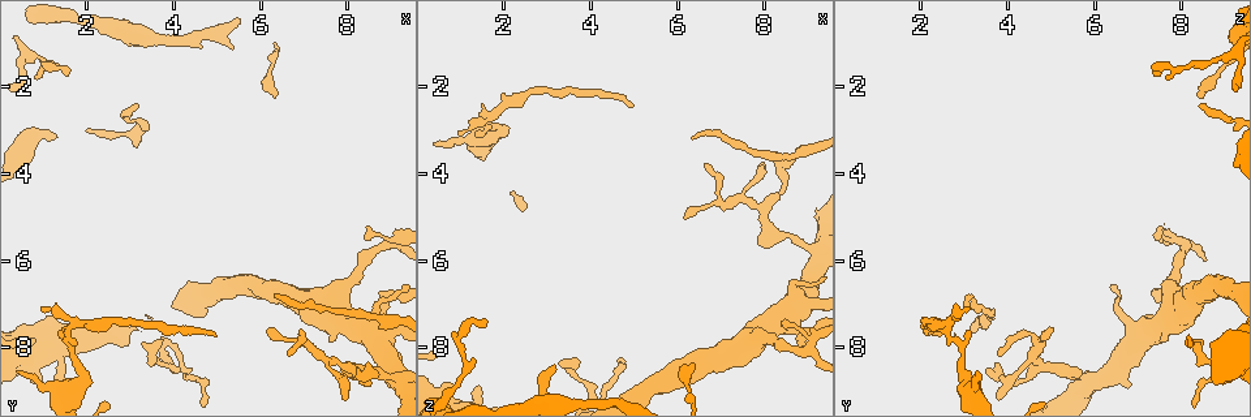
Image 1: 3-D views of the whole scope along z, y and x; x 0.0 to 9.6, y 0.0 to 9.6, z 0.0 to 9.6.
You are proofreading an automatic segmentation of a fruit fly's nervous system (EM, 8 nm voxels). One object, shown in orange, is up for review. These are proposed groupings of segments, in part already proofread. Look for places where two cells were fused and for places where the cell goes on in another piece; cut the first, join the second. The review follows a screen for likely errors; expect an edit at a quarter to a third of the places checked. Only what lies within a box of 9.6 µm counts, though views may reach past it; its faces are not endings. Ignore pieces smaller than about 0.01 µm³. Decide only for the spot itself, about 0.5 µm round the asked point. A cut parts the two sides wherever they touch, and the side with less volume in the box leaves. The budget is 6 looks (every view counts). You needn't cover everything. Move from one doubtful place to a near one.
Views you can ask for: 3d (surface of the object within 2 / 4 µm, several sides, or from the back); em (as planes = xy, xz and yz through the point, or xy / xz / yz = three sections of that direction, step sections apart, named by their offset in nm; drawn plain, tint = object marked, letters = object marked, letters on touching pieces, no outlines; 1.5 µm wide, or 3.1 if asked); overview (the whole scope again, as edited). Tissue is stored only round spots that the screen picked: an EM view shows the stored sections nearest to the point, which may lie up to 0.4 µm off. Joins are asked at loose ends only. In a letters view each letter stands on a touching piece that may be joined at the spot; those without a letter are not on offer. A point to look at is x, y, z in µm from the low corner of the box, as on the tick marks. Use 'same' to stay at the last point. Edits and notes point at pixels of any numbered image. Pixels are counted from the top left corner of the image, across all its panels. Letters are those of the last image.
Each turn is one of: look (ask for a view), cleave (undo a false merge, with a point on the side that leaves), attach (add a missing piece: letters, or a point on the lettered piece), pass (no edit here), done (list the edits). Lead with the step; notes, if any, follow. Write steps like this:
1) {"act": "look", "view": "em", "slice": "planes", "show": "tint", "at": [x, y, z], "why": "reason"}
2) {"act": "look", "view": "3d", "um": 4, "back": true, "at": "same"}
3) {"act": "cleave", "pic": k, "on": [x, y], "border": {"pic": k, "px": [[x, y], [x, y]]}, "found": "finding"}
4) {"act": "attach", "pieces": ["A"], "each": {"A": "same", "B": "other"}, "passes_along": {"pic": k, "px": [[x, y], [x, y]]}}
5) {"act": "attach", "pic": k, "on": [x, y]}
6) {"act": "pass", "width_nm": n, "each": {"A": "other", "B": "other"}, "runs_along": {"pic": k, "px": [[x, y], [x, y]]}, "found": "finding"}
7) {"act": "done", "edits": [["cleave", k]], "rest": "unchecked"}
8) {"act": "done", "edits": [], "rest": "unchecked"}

{"act": "look", "view": "3d", "um": 2, "at": [1.40, 8.80, 8.85]}

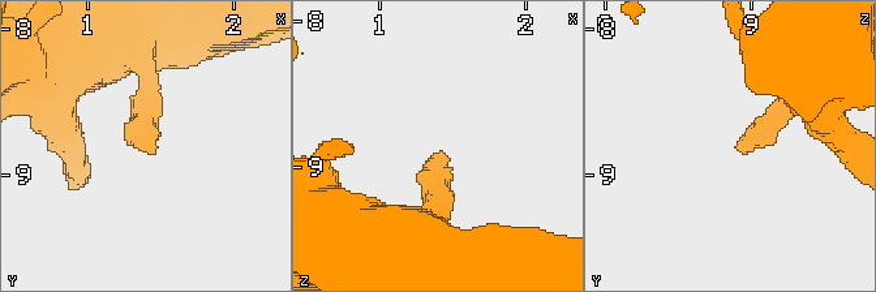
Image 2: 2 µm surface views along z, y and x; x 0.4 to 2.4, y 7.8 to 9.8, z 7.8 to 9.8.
{"act": "look", "view": "em", "slice": "planes", "show": "letters", "at": [1.36, 8.80, 8.92]}

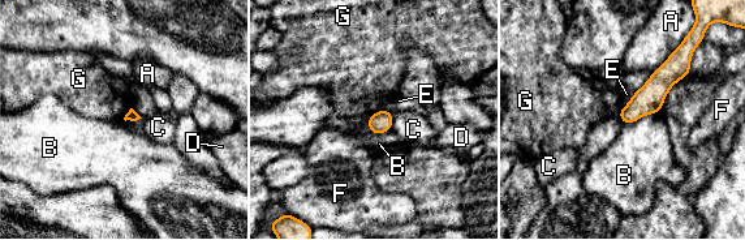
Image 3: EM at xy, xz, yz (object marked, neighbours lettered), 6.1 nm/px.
{"act": "pass", "each": {"A": "other", "B": "other", "C": "other", "D": "other", "E": "other", "F": "other", "G": "other"}, "border": {"pic": 3, "px": [[380, 110], [367, 116]]}, "found": "no lettered piece goes on from it"}

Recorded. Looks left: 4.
{"act": "look", "view": "em", "slice": "yz", "step": 4, "show": "letters", "at": [1.70, 7.40, 2.65], "why": "arms part here"}

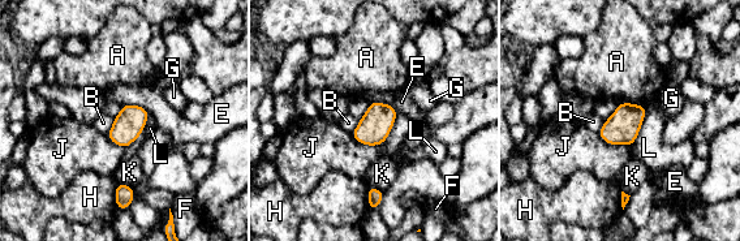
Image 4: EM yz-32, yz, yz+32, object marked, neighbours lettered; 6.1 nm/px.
{"act": "look", "view": "em", "slice": "planes", "show": "letters", "at": "same", "why": "another direction"}

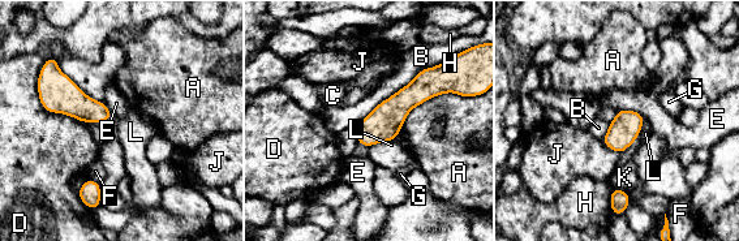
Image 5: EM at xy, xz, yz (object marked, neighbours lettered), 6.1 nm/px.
{"act": "pass", "each": {"A": "other", "B": "other", "C": "other", "D": "other", "E": "other", "F": "other", "G": "other", "H": "other", "J": "other", "K": "other", "L": "other"}, "border": {"pic": 5, "px": [[435, 64], [422, 68], [355, 127]]}, "found": "all the same cell"}

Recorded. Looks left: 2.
{"act": "look", "view": "em", "slice": "yz", "step": 4, "show": "letters", "at": [1.50, 1.70, 7.45], "why": "tapers out"}

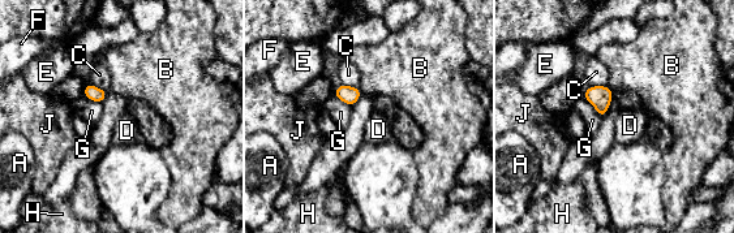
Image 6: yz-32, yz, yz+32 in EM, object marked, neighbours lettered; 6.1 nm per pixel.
{"act": "look", "view": "em", "slice": "planes", "show": "letters", "at": "same", "why": "another direction"}

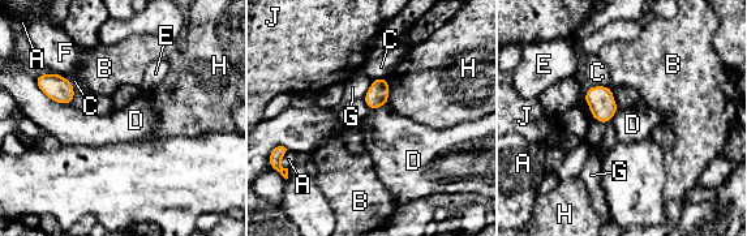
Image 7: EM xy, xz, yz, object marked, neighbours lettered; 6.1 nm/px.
{"act": "pass", "each": {"A": "other", "B": "other", "C": "other", "D": "other", "E": "other", "F": "other", "G": "other", "H": "other", "J": "other"}, "border": {"pic": 7, "px": [[583, 97], [589, 114], [604, 125]]}, "found": "none of them fits"}

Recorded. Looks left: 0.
{"act": "done", "edits": [], "rest": "unchecked"}

